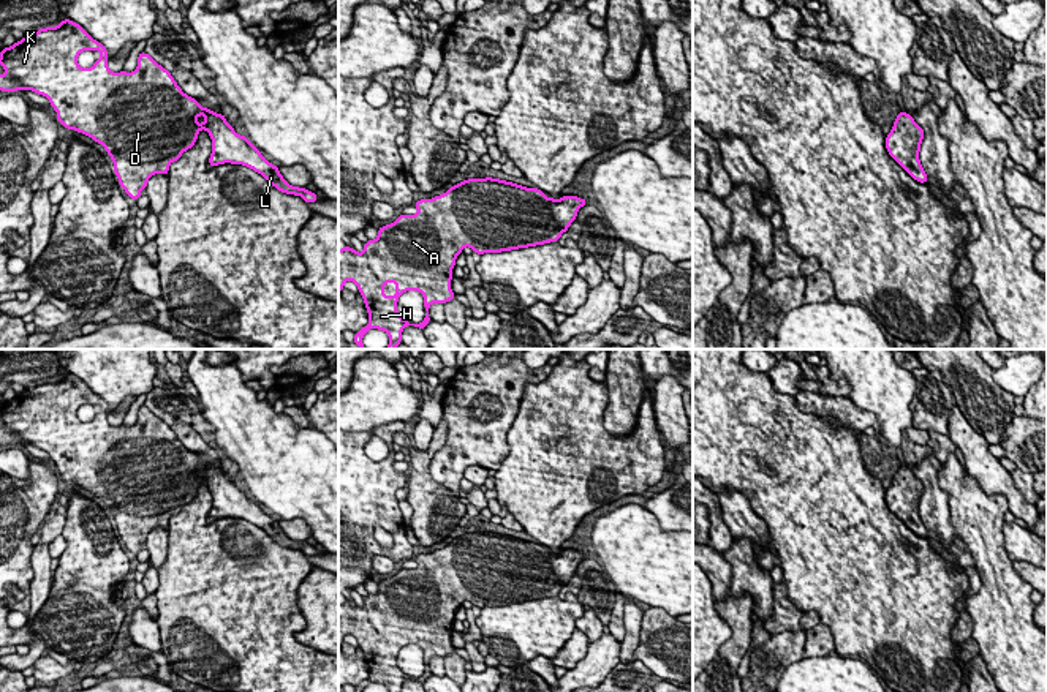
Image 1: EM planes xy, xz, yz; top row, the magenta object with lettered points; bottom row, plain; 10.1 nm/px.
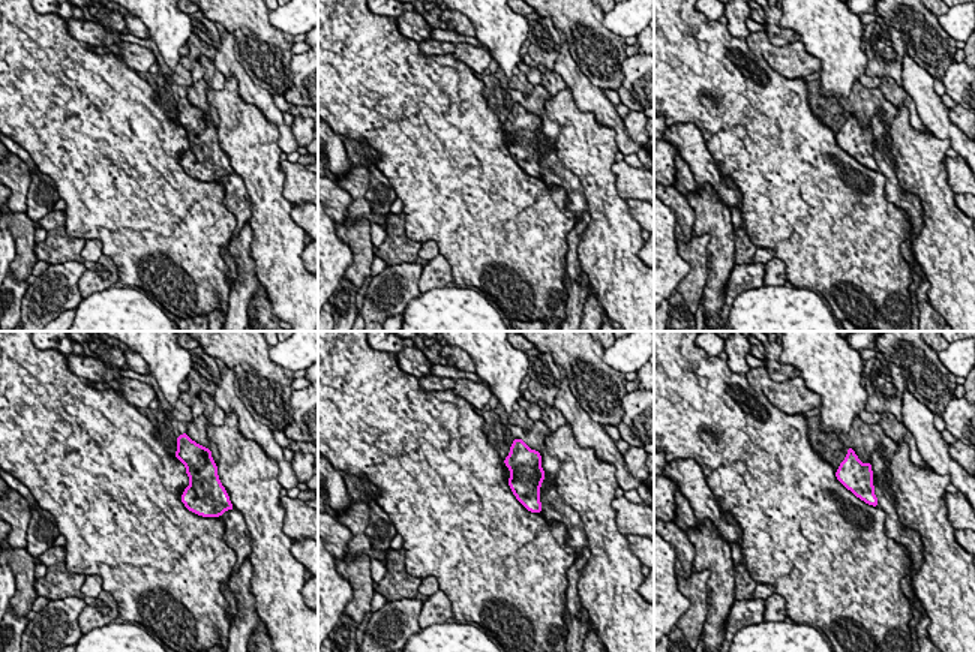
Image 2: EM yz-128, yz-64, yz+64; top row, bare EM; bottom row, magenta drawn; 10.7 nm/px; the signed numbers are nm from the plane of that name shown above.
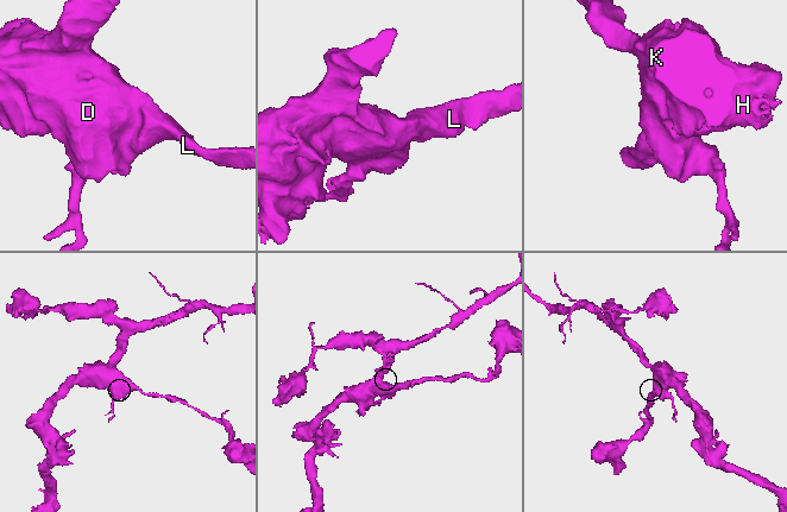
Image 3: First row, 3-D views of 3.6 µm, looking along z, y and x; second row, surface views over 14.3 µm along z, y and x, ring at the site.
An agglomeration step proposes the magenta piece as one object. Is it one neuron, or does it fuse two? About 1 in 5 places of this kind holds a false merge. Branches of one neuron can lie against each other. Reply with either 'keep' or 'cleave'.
keep

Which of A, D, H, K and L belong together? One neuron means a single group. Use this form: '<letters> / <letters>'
A D H K L

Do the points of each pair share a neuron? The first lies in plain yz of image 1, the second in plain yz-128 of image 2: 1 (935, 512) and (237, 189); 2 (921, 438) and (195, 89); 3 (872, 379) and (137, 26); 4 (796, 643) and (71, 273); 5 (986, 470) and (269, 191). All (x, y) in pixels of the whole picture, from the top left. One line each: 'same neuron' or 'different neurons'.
1: same neuron
2: different neurons
3: different neurons
4: same neuron
5: different neurons

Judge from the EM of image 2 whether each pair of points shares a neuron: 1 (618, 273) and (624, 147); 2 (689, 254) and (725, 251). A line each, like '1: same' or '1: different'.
1: different
2: different

